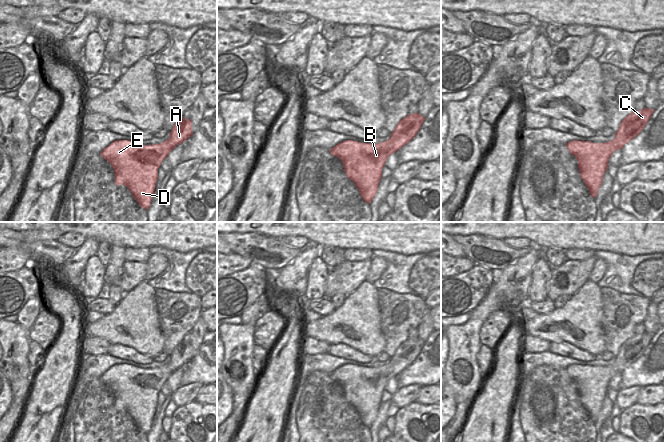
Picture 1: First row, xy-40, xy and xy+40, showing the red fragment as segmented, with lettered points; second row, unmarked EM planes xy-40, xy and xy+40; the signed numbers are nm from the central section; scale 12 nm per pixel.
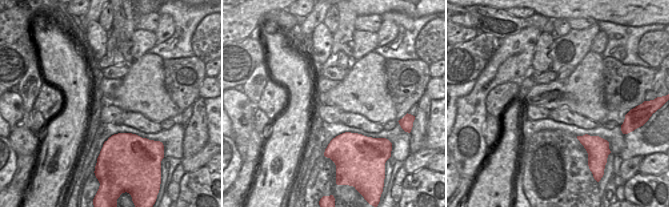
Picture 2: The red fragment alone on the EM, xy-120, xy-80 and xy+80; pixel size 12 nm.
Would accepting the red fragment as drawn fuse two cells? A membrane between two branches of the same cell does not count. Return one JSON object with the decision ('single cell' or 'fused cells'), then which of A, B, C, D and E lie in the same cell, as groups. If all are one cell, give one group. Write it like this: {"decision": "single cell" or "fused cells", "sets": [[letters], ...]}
{"decision": "single cell", "sets": [["A", "B", "C", "D", "E"]]}

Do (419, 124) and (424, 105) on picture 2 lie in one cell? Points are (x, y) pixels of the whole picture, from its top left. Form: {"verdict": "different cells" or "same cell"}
{"verdict": "same cell"}

